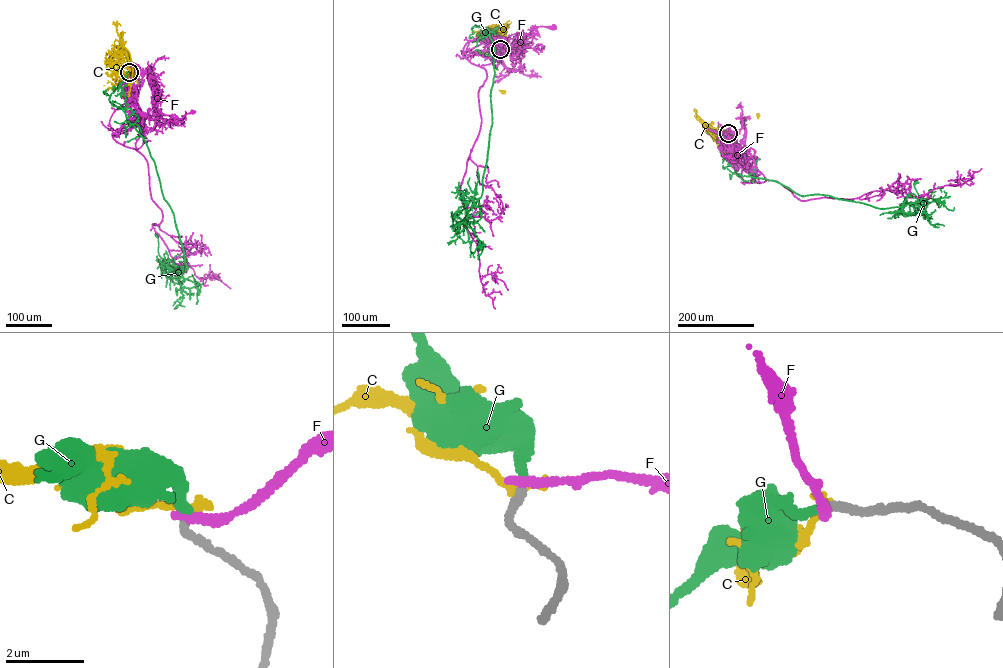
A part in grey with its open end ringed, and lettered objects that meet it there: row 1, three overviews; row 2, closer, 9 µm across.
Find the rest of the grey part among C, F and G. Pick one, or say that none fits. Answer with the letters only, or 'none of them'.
G

